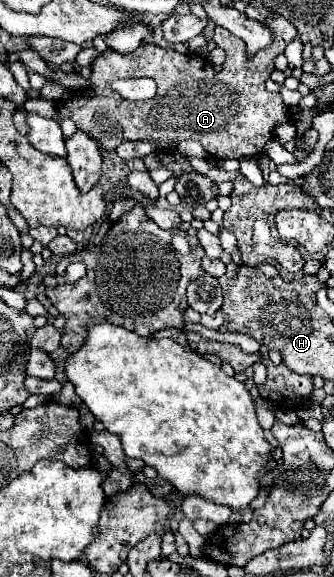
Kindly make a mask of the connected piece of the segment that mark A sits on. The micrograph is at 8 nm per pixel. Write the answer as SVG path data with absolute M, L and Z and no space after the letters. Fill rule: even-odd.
M273 17L263 23L265 27L271 29L271 45L267 49L261 49L255 55L249 55L243 41L235 35L231 35L223 27L215 27L213 40L225 49L227 59L221 67L221 71L215 71L207 61L203 61L199 55L183 55L173 49L161 49L153 43L141 43L133 53L117 53L107 49L103 55L95 59L91 65L91 77L89 77L89 89L83 95L71 95L67 101L57 103L57 115L55 121L71 119L75 121L77 129L81 129L87 137L99 143L99 147L113 151L117 149L123 141L153 141L159 149L171 151L177 149L179 141L195 139L203 145L203 149L217 157L217 159L241 159L241 157L257 157L265 143L271 141L271 131L275 129L277 123L289 121L289 115L285 111L285 105L281 101L279 93L269 93L265 89L265 81L269 79L273 71L273 59L283 53L293 37L297 35L297 29L291 21L285 17ZM129 77L151 77L157 81L157 95L151 101L125 101L119 93L111 91L111 81L115 79L129 79Z

